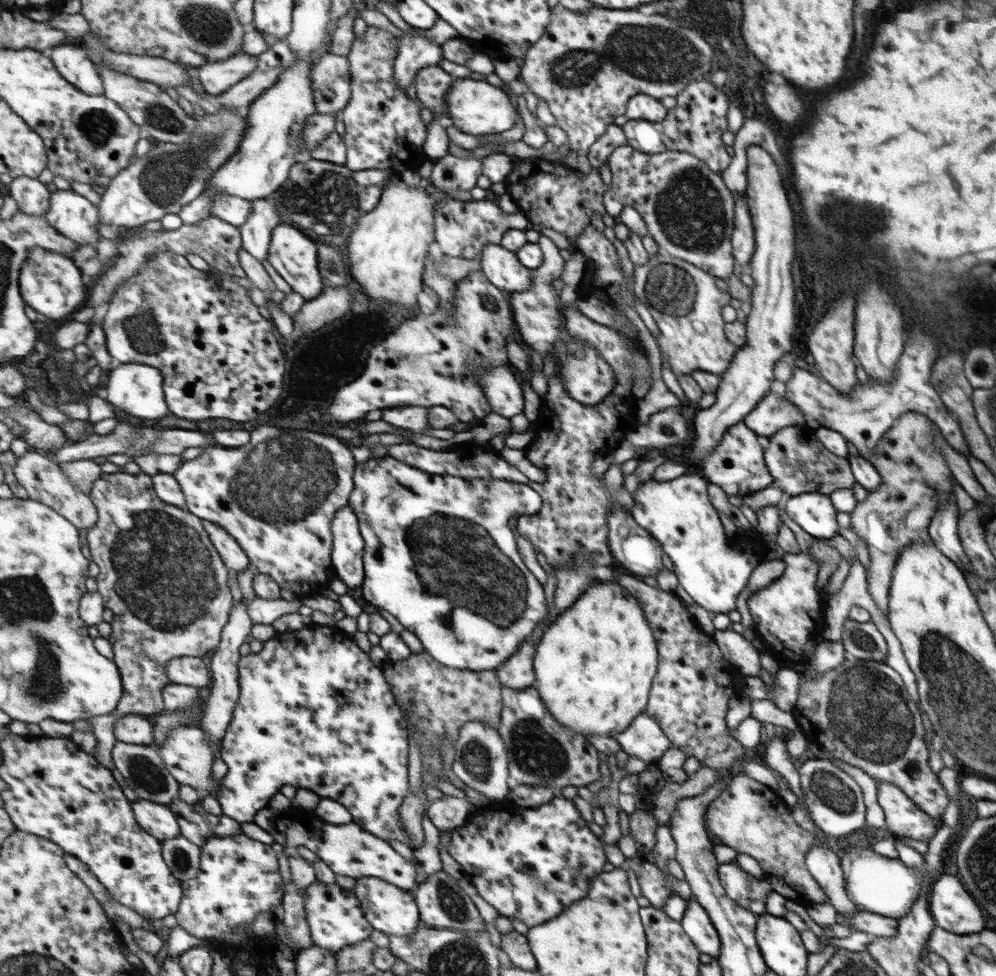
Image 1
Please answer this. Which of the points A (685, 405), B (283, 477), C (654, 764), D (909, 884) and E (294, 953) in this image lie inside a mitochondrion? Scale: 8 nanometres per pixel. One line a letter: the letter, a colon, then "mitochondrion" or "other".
A: other
B: mitochondrion
C: other
D: other
E: other

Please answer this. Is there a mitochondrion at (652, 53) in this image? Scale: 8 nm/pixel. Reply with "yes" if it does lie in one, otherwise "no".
yes

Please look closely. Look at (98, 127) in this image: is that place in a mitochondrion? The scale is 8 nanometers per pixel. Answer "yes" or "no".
yes

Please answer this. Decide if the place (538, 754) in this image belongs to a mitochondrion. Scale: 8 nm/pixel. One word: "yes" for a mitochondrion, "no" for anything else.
yes

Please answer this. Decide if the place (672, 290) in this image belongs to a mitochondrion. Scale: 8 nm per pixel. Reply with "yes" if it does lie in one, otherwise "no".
yes

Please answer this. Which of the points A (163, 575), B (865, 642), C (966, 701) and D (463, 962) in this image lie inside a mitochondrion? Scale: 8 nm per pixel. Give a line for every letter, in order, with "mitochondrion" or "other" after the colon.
A: mitochondrion
B: mitochondrion
C: mitochondrion
D: mitochondrion

